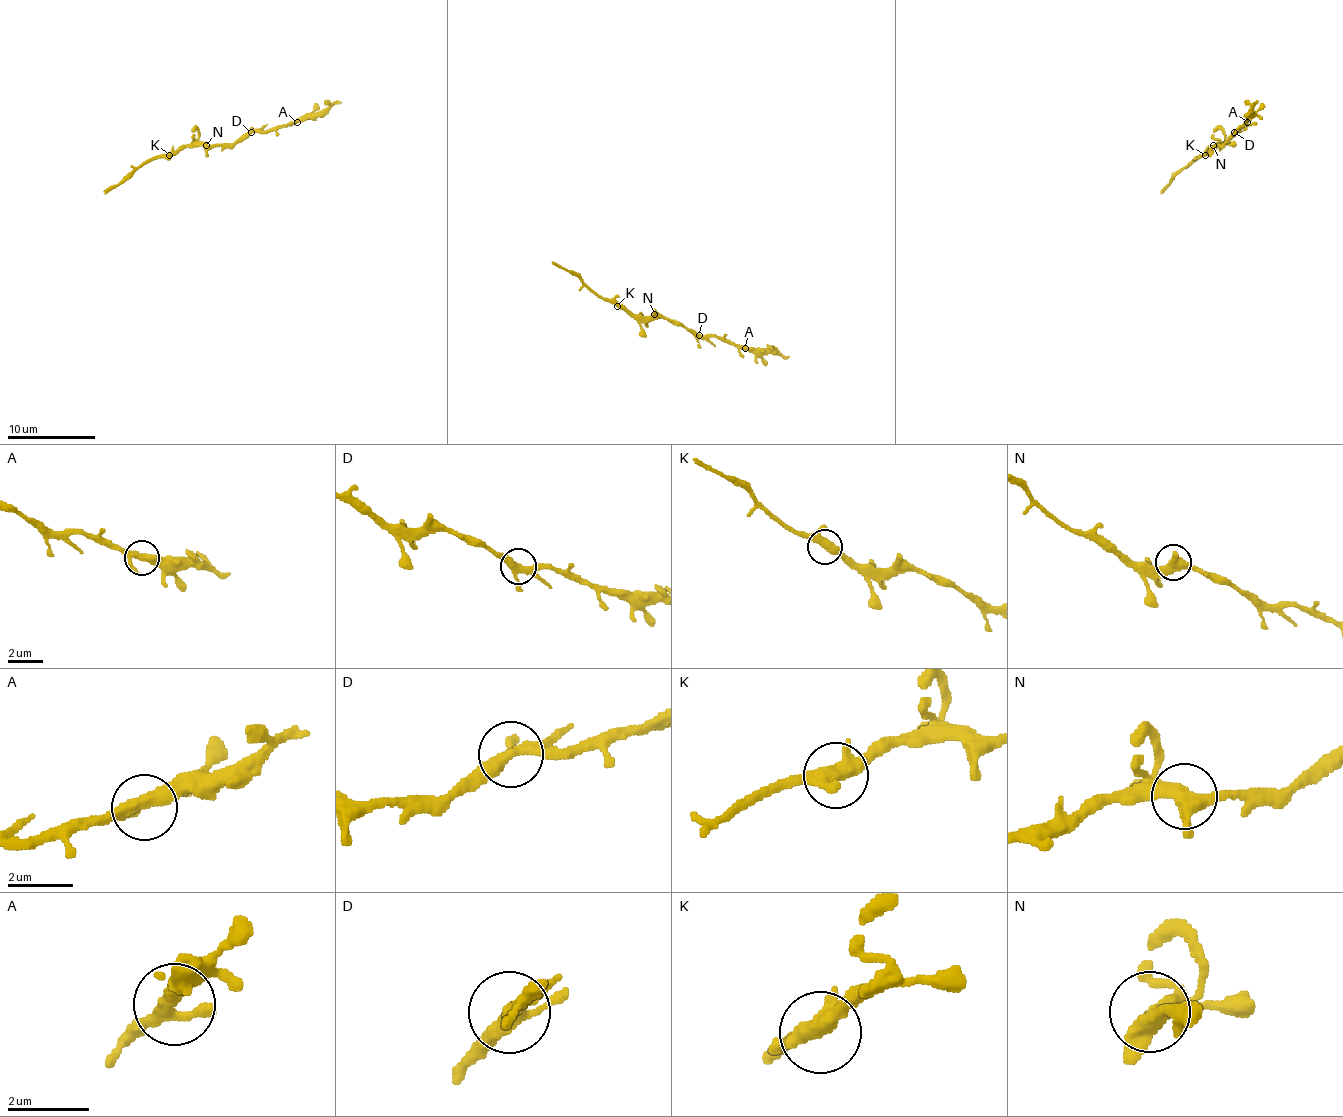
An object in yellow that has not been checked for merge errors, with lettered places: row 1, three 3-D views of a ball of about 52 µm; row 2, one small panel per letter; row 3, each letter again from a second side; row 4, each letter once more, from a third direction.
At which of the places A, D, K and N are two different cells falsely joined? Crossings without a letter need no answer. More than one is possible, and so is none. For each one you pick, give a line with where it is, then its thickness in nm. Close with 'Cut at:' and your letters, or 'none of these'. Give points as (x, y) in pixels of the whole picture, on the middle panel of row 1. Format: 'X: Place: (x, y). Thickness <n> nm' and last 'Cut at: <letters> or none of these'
Cut at: none of these

